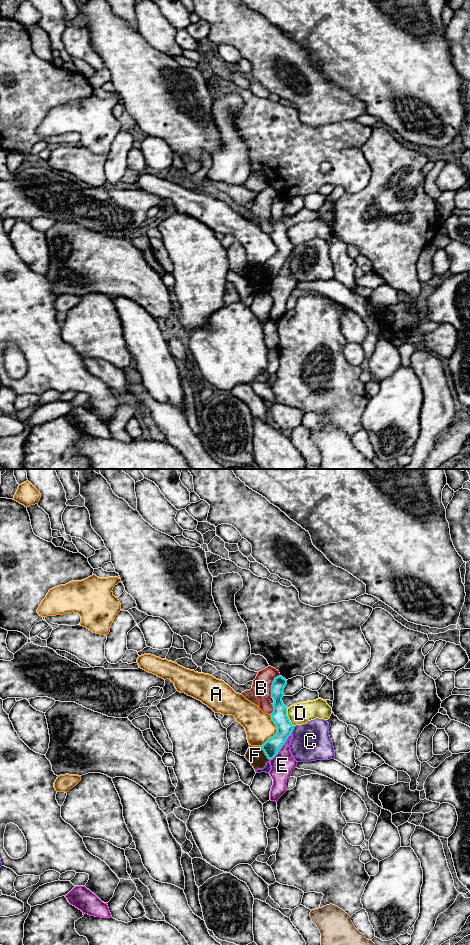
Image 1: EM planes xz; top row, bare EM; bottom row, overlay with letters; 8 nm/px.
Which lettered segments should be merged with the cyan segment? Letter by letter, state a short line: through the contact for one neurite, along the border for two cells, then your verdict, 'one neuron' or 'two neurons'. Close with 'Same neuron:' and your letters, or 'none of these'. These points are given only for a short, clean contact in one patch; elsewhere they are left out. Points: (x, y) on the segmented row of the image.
A: two neurons
B: xz (279, 674), (272, 682), (270, 696) | two neurons
C: two neurons
D: xz (286, 708), (288, 719), (294, 725) | two neurons
E: xz (291, 734), (270, 760) | two neurons
F: two neurons
Same neuron: none of these

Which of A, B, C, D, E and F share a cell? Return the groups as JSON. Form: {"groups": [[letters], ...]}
{"groups": [["A"], ["B"], ["C"], ["D"], ["E"], ["F"]]}

